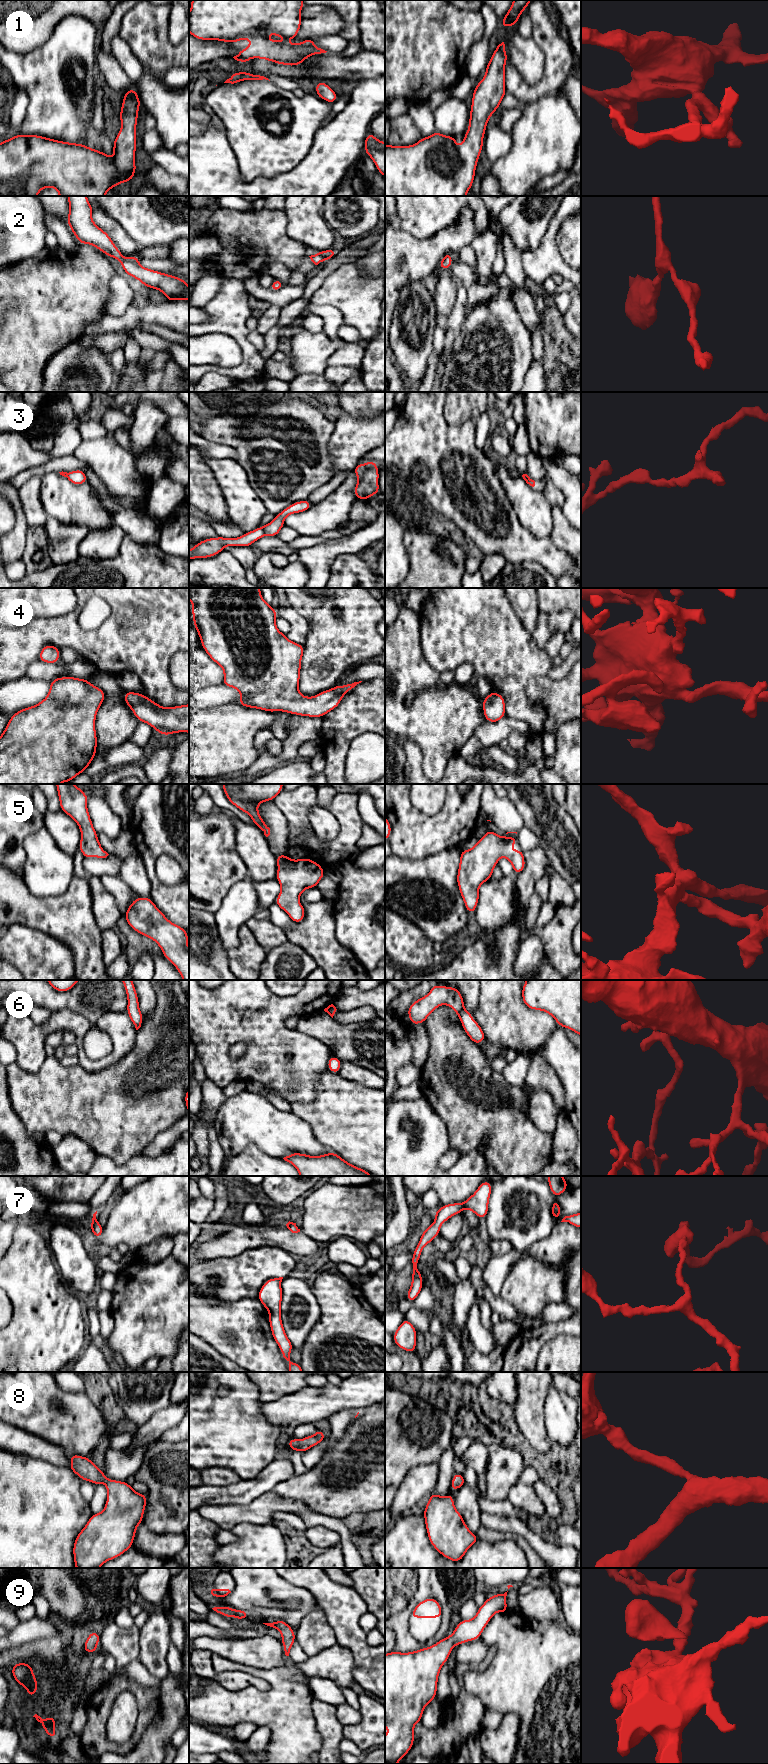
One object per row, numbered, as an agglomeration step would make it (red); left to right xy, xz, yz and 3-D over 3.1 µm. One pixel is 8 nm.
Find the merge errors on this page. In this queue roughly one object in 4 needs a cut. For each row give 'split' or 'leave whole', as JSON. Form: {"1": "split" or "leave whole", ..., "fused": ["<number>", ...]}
{"1": "leave whole", "2": "leave whole", "3": "split", "4": "leave whole", "5": "leave whole", "6": "leave whole", "7": "leave whole", "8": "leave whole", "9": "leave whole", "fused": ["3"]}

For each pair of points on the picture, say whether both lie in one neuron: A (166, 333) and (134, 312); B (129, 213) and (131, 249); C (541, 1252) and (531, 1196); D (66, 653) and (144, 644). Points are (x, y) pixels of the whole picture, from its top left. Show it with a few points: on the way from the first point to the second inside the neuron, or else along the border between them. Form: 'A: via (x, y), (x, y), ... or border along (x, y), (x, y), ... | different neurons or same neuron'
A: border along (134, 325), (139, 321), (146, 321), (173, 329) | different neurons
B: border along (115, 220), (138, 245) | different neurons
C: border along (556, 1224), (548, 1235), (535, 1241), (527, 1249) | different neurons
D: border along (60, 648), (72, 647), (80, 655) | different neurons

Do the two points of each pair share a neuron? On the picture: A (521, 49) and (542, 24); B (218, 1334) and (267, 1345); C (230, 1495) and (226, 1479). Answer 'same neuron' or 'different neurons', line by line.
A: different neurons
B: same neuron
C: different neurons

